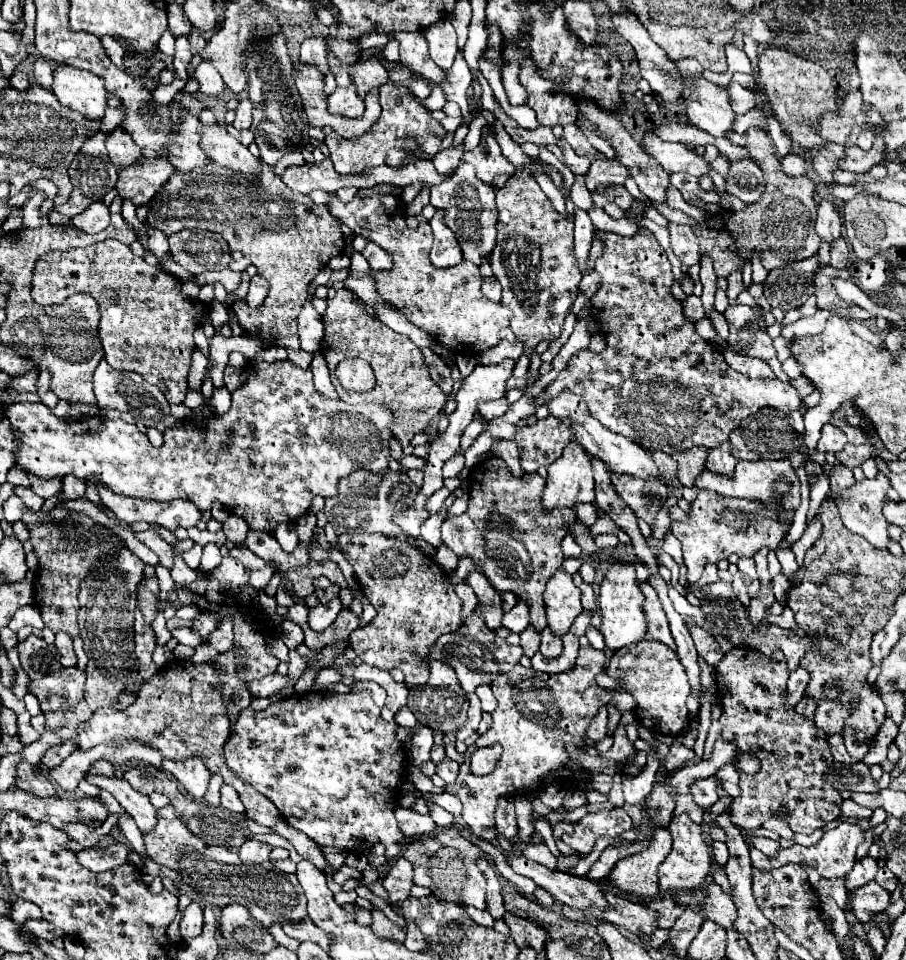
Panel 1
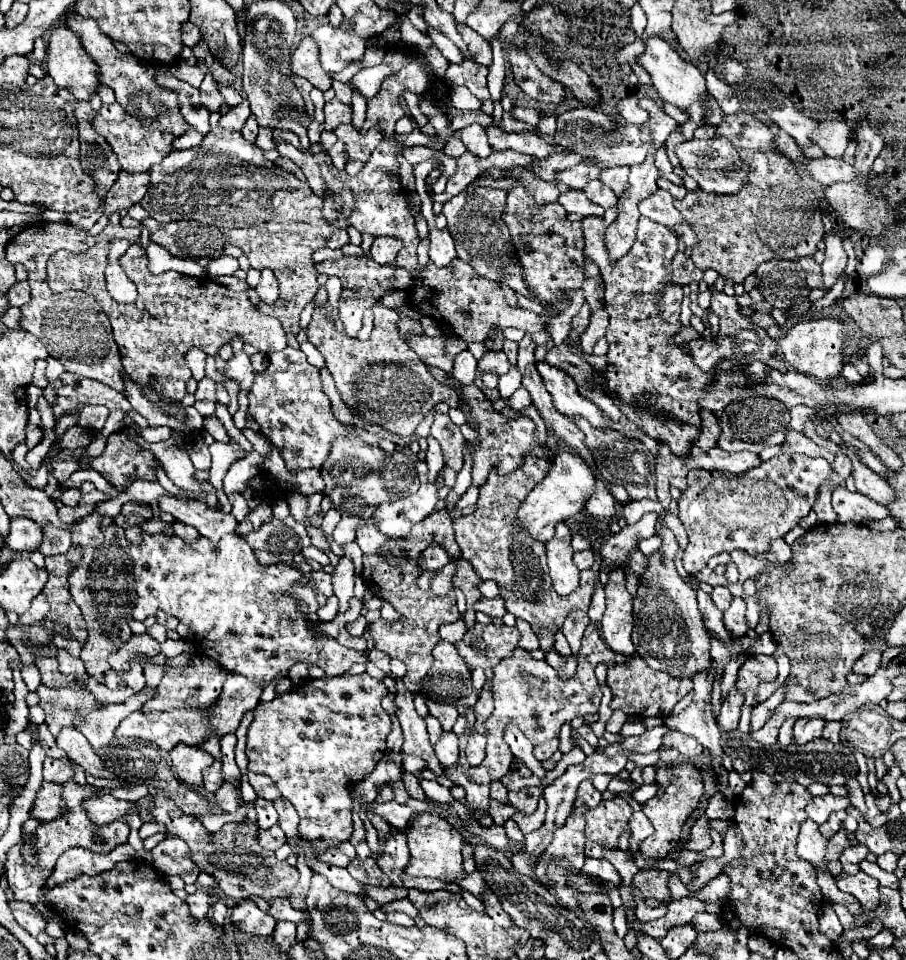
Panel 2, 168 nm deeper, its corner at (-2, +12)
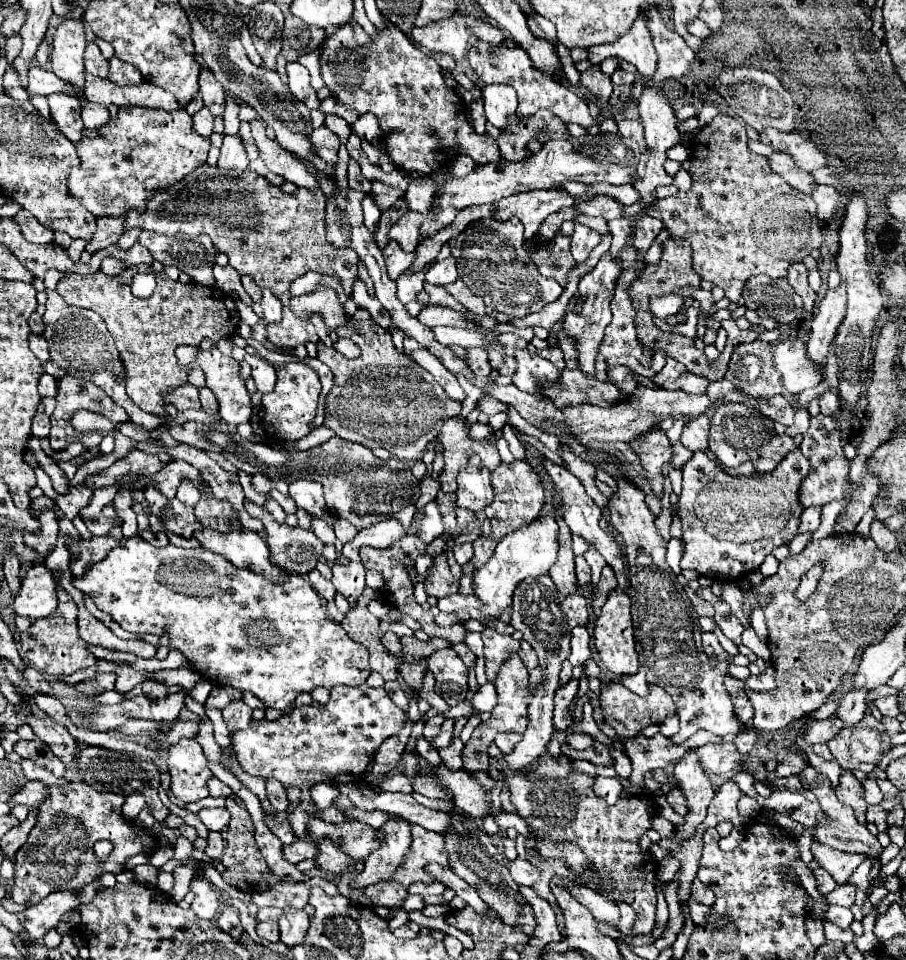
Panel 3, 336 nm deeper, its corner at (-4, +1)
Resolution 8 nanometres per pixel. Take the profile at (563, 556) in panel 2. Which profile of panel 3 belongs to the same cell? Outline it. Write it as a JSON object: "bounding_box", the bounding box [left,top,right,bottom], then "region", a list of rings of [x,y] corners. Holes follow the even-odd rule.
{"bounding_box":[550,517,576,593],"region":[[[556,517],[558,529],[558,561],[550,567],[550,577],[562,593],[576,593],[576,575],[574,575],[574,553],[572,553],[572,533],[562,517]]]}

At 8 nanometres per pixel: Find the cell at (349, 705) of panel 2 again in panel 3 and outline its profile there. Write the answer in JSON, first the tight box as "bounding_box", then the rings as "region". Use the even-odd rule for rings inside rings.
{"bounding_box":[232,685,408,873],"region":[[[338,685],[330,691],[330,701],[326,707],[320,707],[318,703],[312,703],[312,705],[304,705],[304,707],[298,707],[294,709],[292,713],[288,715],[282,715],[280,719],[276,721],[252,721],[250,723],[250,729],[242,729],[238,733],[232,733],[232,745],[234,745],[234,753],[236,753],[236,759],[238,763],[242,765],[242,769],[250,775],[258,775],[258,777],[264,777],[264,779],[278,779],[284,787],[300,787],[302,791],[302,797],[300,797],[300,803],[298,807],[288,813],[288,821],[294,829],[294,835],[298,839],[304,839],[304,841],[312,841],[318,845],[318,855],[316,855],[316,861],[320,865],[322,871],[330,871],[330,873],[344,873],[344,871],[350,871],[350,857],[336,845],[332,843],[330,839],[322,839],[322,841],[314,841],[308,833],[306,833],[306,823],[310,821],[310,815],[306,813],[308,807],[314,805],[312,797],[310,797],[310,787],[314,783],[324,782],[331,784],[339,783],[358,783],[363,779],[366,772],[366,767],[372,755],[376,753],[376,749],[392,735],[398,733],[400,727],[404,727],[404,723],[408,721],[406,713],[388,697],[388,693],[380,687],[380,689],[374,689],[370,685],[360,685],[360,687],[346,687],[346,685]],[[340,759],[357,759],[356,763],[351,764],[348,767],[348,763],[342,763]]]}

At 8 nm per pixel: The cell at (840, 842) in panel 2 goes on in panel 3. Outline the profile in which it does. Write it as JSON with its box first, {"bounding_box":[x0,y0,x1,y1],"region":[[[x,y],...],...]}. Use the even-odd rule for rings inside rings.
{"bounding_box":[812,867,836,895],"region":[[[818,867],[818,869],[814,869],[812,873],[814,873],[814,879],[816,879],[816,885],[818,885],[818,891],[820,891],[820,893],[826,895],[826,893],[830,893],[830,891],[836,887],[836,881],[834,881],[832,877],[828,877],[824,869]]]}

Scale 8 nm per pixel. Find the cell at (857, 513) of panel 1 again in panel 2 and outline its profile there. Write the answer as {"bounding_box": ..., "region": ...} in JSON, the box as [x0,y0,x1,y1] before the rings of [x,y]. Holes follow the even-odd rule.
{"bounding_box":[678,454,832,572],"region":[[[782,454],[738,476],[692,470],[686,478],[688,488],[678,500],[678,516],[690,538],[682,560],[686,572],[700,572],[722,550],[732,552],[740,548],[750,556],[768,552],[772,540],[784,538],[810,512],[822,484],[830,480],[832,472],[832,466],[824,458],[804,454]]]}

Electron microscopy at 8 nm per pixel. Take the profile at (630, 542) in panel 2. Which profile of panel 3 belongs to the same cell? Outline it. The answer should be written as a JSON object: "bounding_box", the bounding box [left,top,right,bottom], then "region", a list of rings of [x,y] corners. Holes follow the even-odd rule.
{"bounding_box":[590,567,618,617],"region":[[[604,567],[602,577],[600,577],[598,585],[596,585],[596,591],[594,591],[594,595],[590,595],[590,599],[592,599],[592,615],[594,615],[594,617],[598,617],[598,613],[600,613],[600,605],[606,601],[608,593],[614,591],[614,589],[618,589],[616,575],[614,575],[612,567]]]}

